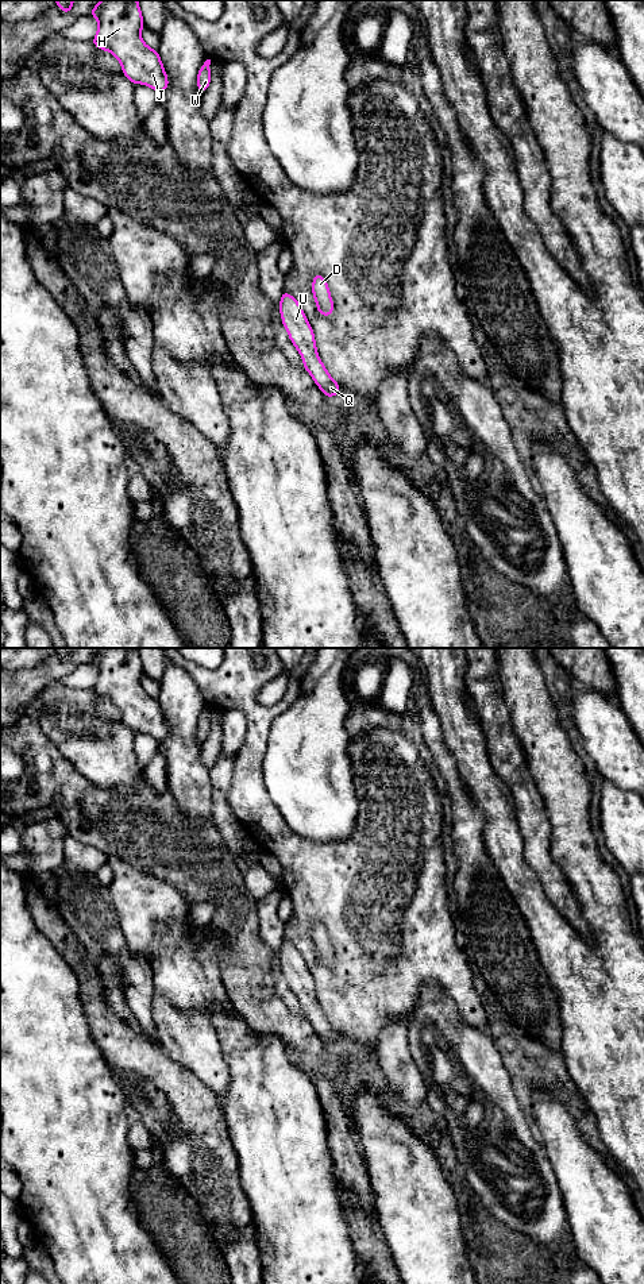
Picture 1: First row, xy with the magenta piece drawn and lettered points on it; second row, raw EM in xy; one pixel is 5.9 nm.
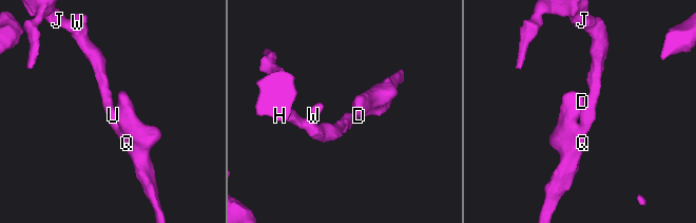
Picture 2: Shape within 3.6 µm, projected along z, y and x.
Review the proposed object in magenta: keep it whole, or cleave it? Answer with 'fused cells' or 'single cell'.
single cell

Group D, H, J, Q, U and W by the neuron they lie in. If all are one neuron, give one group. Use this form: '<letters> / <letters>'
D H J Q U W

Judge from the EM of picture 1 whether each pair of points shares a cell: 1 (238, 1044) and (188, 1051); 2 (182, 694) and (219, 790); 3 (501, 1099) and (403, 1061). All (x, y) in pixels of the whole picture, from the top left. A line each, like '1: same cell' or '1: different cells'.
1: different cells
2: different cells
3: different cells

